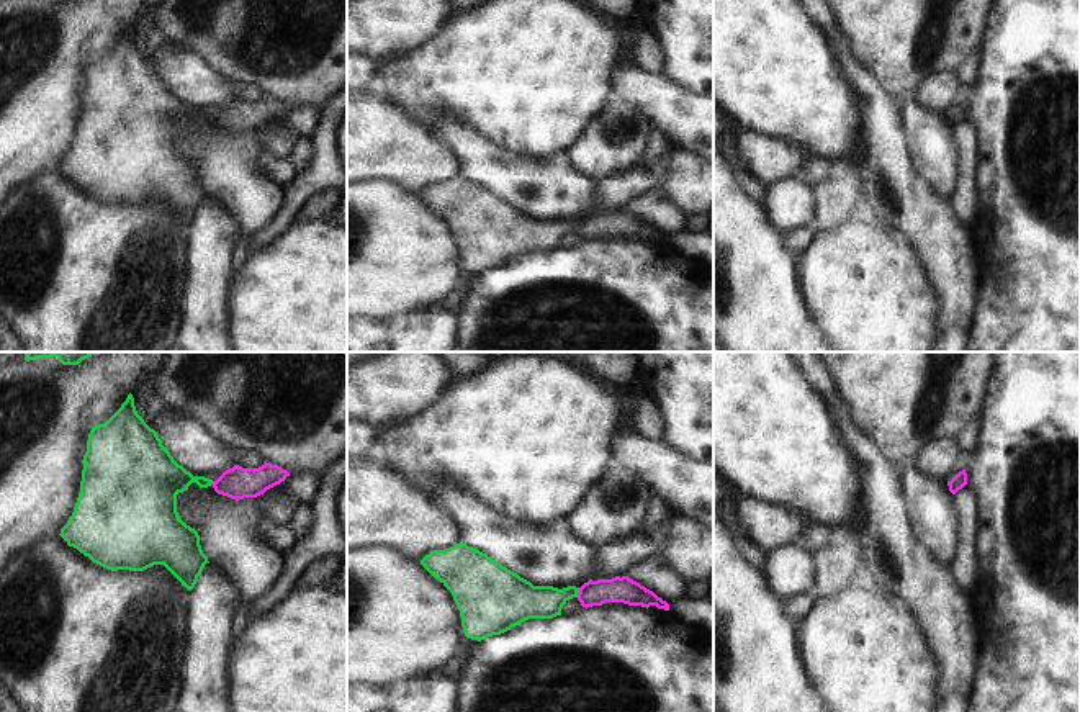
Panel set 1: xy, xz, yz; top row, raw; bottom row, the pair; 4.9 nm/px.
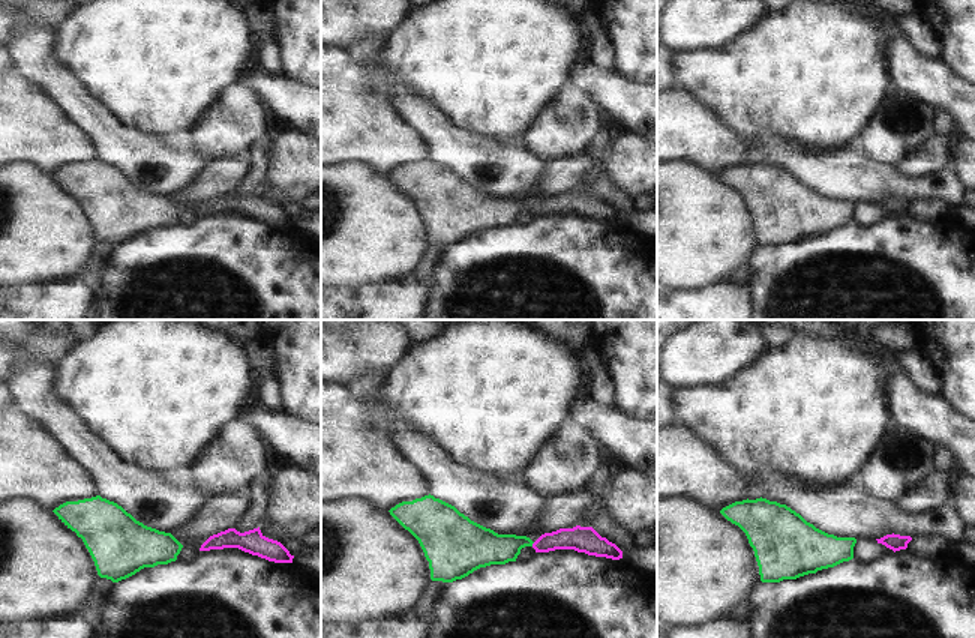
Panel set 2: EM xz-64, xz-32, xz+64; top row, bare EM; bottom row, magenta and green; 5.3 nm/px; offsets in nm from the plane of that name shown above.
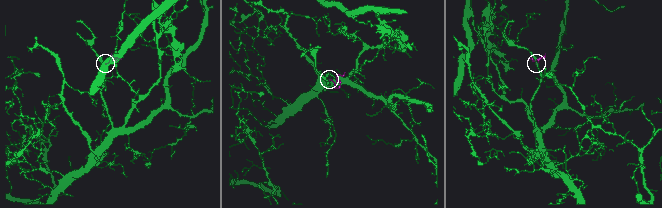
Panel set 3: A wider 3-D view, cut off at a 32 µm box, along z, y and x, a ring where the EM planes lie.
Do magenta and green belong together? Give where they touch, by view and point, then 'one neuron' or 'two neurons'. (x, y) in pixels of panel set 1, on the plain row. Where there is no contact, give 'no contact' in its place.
meets magenta in xz at (578, 226); one neuron

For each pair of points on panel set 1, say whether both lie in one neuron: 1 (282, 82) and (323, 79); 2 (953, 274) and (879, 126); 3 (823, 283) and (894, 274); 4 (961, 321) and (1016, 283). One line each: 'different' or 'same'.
1: same
2: same
3: same
4: different

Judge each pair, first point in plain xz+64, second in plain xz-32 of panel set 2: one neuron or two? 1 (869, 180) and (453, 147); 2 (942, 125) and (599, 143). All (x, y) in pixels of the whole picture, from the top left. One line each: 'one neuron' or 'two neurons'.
1: one neuron
2: one neuron

